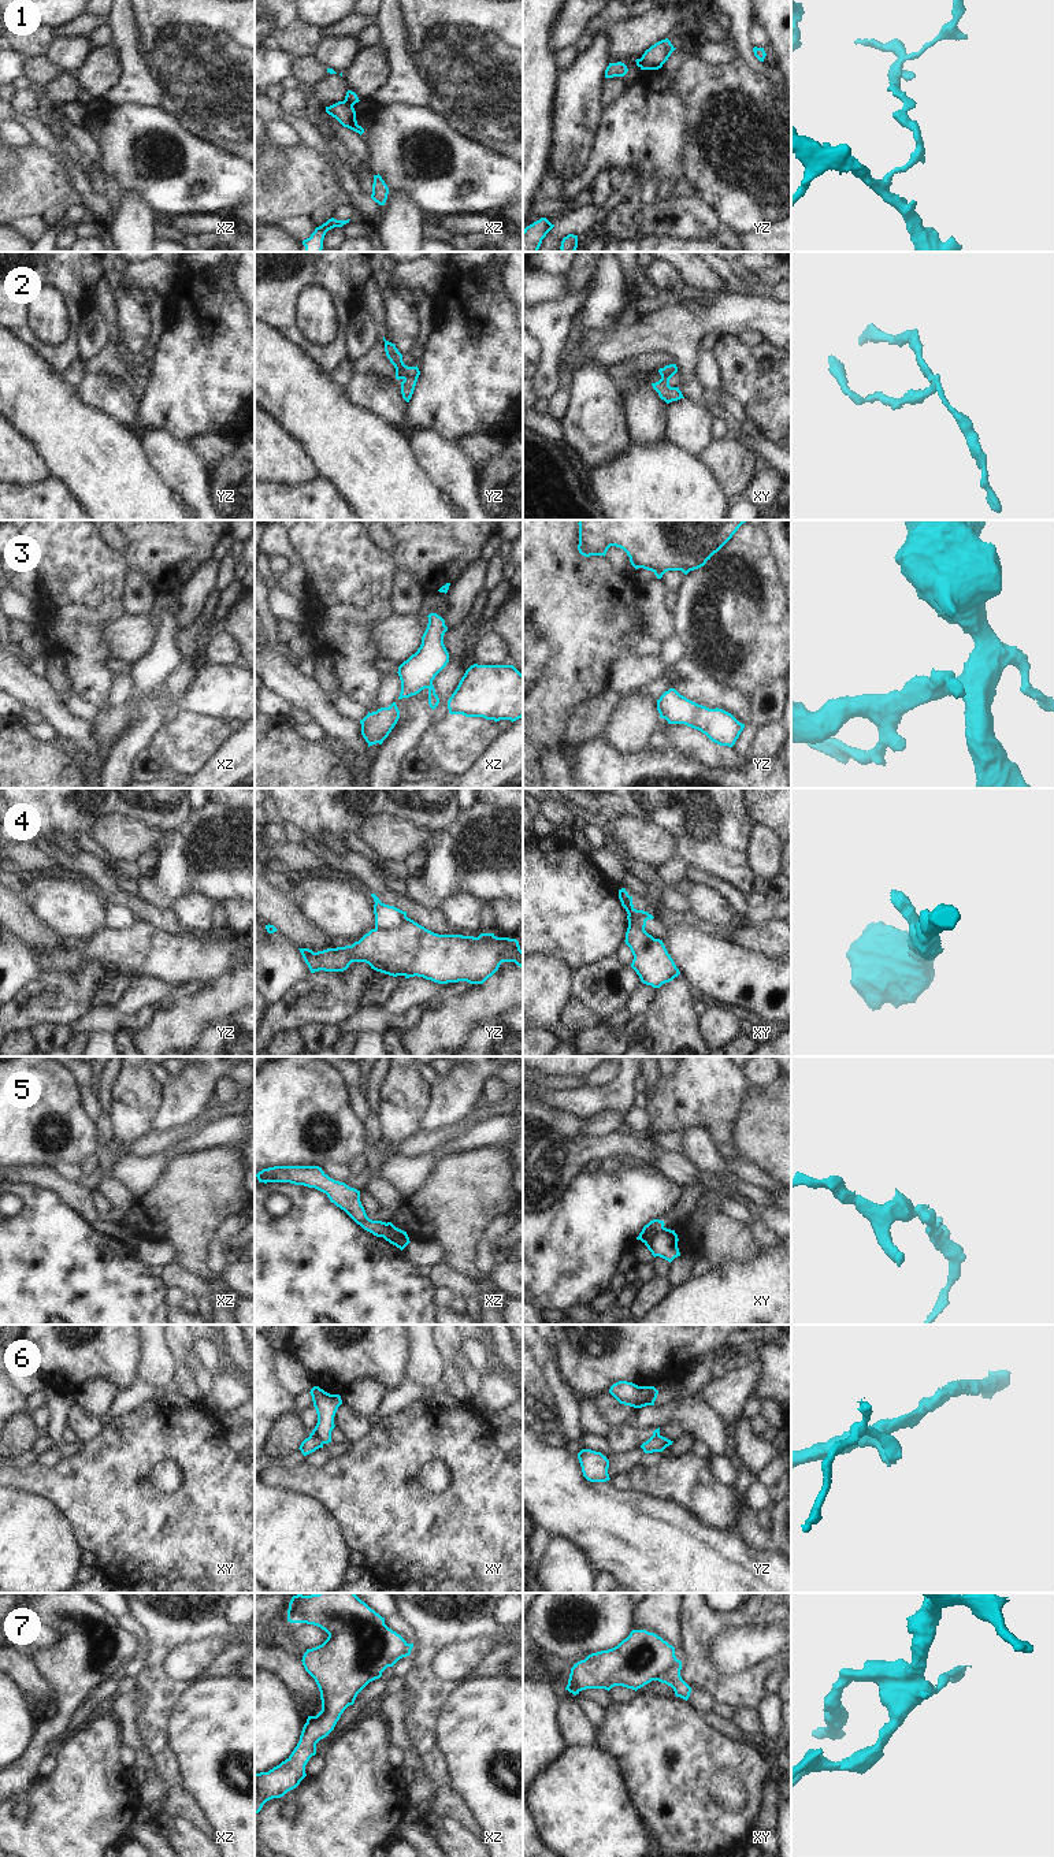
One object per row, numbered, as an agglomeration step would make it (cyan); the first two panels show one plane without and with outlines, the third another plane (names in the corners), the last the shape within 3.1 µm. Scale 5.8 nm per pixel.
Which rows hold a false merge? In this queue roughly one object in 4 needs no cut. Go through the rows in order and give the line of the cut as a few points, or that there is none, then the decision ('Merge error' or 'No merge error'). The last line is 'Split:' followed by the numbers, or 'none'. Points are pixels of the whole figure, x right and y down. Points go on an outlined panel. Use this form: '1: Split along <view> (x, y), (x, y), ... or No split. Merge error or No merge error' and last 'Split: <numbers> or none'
1: Split along xz (344, 100), (352, 106). Merge error
2: No split. No merge error
3: No split. No merge error
4: Split along yz (407, 917), (396, 929), (375, 929). Merge error
5: Split along xy (664, 1228), (657, 1230), (645, 1243). Merge error
6: Split along xy (311, 1433), (323, 1443). Merge error
7: Split along xy (676, 1659), (654, 1679). Merge error
Split: 1, 4, 5, 6, 7.

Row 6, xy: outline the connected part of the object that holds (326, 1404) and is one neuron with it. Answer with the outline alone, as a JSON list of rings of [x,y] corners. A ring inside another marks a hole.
[[[313,1386],[309,1393],[318,1414],[318,1423],[311,1434],[316,1436],[323,1444],[329,1444],[331,1442],[331,1431],[335,1427],[335,1412],[342,1404],[341,1396],[330,1394],[319,1386]]]

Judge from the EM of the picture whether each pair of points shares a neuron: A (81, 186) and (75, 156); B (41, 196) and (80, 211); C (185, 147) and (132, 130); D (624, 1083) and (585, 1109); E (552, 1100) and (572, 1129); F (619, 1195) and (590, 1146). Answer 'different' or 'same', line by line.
A: different
B: different
C: same
D: same
E: different
F: different

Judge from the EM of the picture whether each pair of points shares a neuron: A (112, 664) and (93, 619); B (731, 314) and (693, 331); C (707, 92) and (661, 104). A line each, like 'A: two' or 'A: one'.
A: two
B: one
C: two

